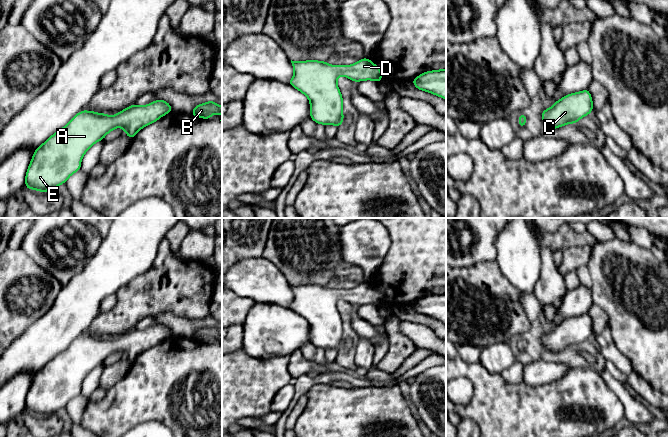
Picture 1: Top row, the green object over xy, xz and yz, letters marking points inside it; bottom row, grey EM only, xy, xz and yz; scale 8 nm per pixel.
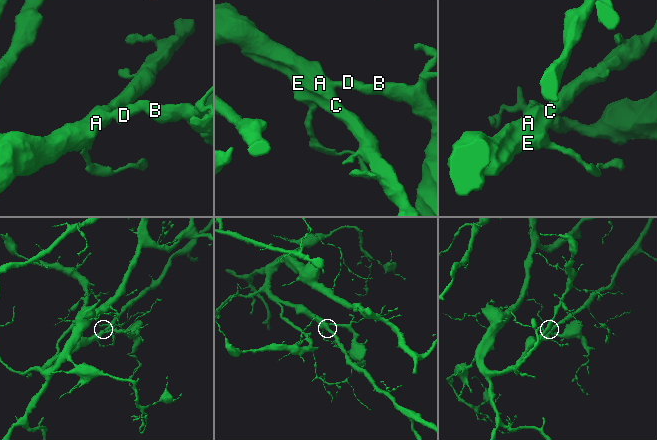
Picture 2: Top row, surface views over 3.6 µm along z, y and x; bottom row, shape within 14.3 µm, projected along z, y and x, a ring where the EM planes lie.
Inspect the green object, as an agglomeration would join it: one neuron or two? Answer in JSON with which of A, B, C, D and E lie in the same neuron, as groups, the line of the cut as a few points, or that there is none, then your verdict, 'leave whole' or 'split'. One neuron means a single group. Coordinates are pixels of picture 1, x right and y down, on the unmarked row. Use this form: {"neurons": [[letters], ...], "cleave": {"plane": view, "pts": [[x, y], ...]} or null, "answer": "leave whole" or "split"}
{"neurons": [["A", "B", "C", "D", "E"]], "cleave": null, "answer": "leave whole"}

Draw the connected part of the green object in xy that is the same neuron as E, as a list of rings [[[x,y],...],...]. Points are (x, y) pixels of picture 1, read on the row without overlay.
[[[158,323],[145,330],[133,328],[114,340],[105,337],[82,334],[77,337],[67,349],[57,354],[32,380],[25,400],[25,411],[39,416],[55,414],[67,406],[68,402],[81,393],[81,384],[85,377],[97,366],[117,351],[123,352],[126,359],[133,363],[142,352],[158,345],[162,340],[172,336],[171,329]]]

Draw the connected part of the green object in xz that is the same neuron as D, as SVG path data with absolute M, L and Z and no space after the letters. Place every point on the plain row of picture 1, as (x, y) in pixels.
M369 282L358 284L352 289L330 289L326 285L307 284L292 285L294 299L289 305L289 309L303 317L310 326L310 341L317 348L325 350L335 349L337 351L343 349L343 321L337 309L337 302L342 299L351 305L360 306L372 304L381 306L382 295Z

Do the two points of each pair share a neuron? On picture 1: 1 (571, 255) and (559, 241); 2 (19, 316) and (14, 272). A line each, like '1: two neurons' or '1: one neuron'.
1: two neurons
2: one neuron

